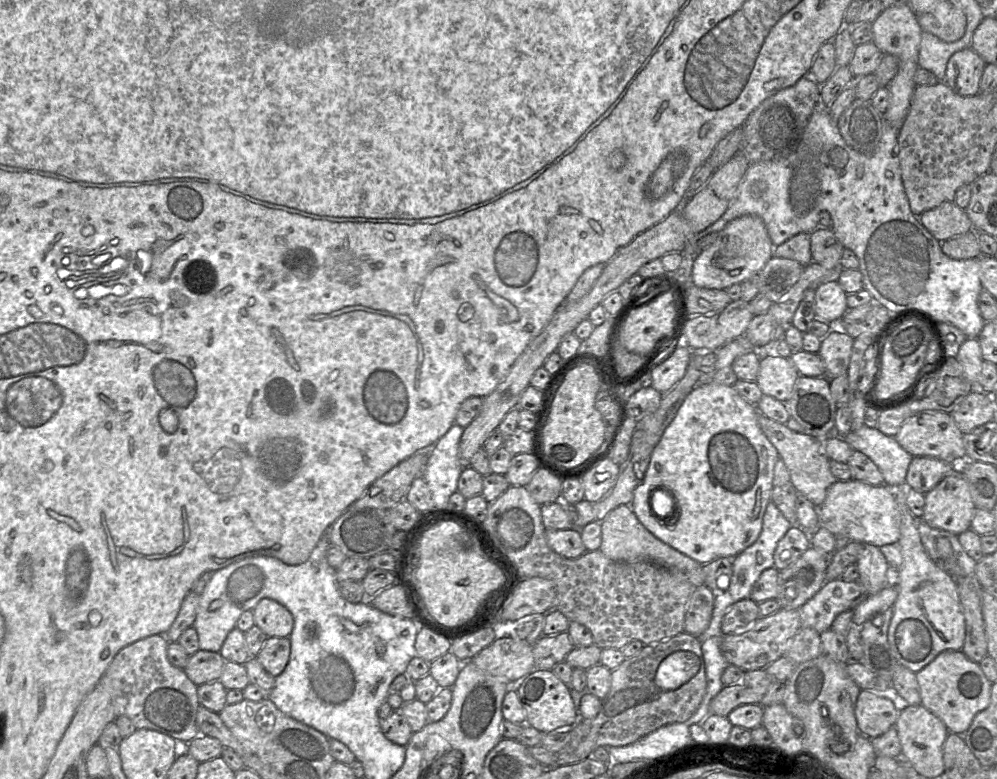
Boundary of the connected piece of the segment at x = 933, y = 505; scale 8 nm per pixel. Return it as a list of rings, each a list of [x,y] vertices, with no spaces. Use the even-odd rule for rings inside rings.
[[[955,466],[954,472],[944,477],[932,490],[924,494],[925,505],[922,520],[930,527],[944,530],[954,535],[969,530],[975,510],[969,484],[961,469]]]

